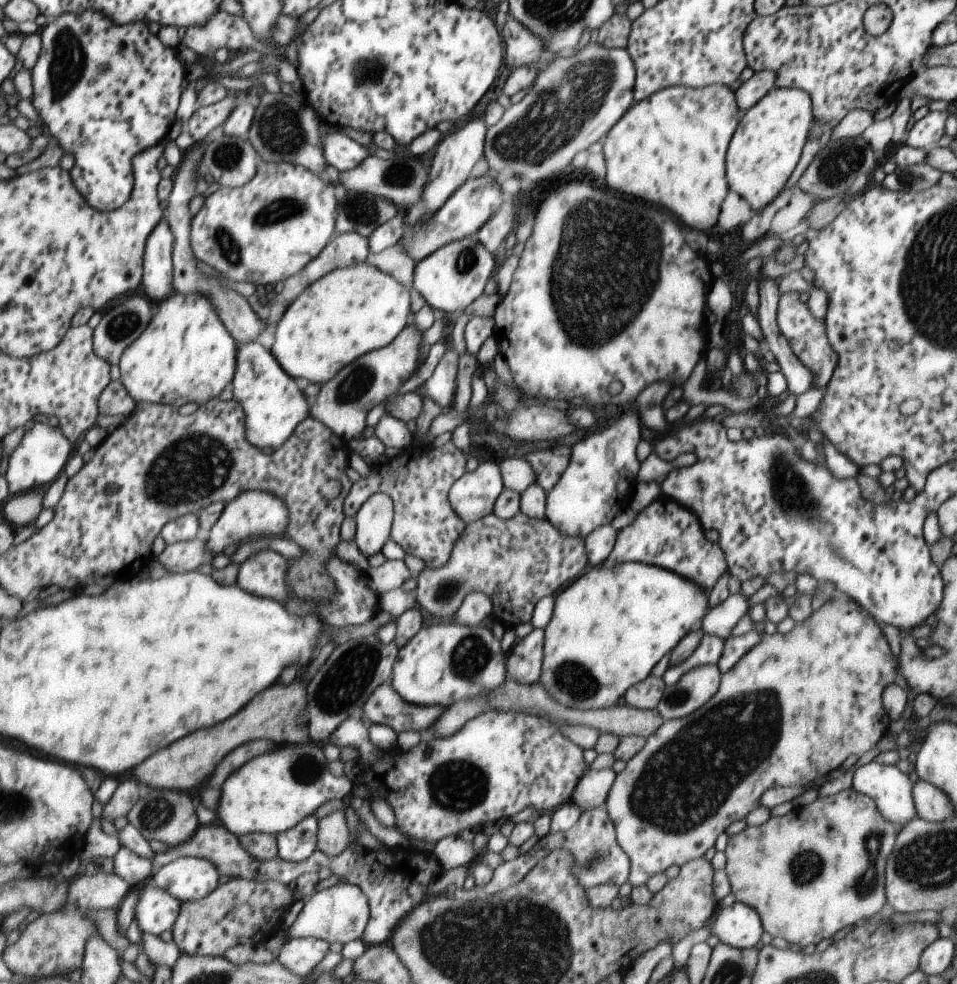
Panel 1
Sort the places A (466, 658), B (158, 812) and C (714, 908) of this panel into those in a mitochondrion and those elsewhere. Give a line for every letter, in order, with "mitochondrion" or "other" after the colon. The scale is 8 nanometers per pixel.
A: mitochondrion
B: mitochondrion
C: other

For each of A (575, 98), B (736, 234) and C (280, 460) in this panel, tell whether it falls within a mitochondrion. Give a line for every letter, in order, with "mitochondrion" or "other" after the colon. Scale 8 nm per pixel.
A: mitochondrion
B: other
C: other

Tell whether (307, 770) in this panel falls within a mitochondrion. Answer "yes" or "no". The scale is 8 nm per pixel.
yes

